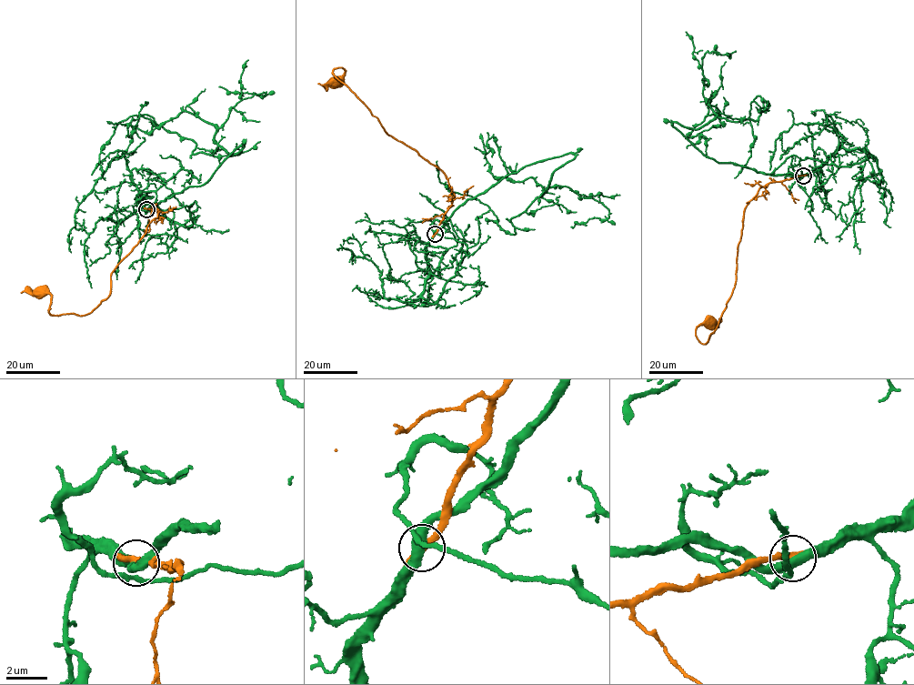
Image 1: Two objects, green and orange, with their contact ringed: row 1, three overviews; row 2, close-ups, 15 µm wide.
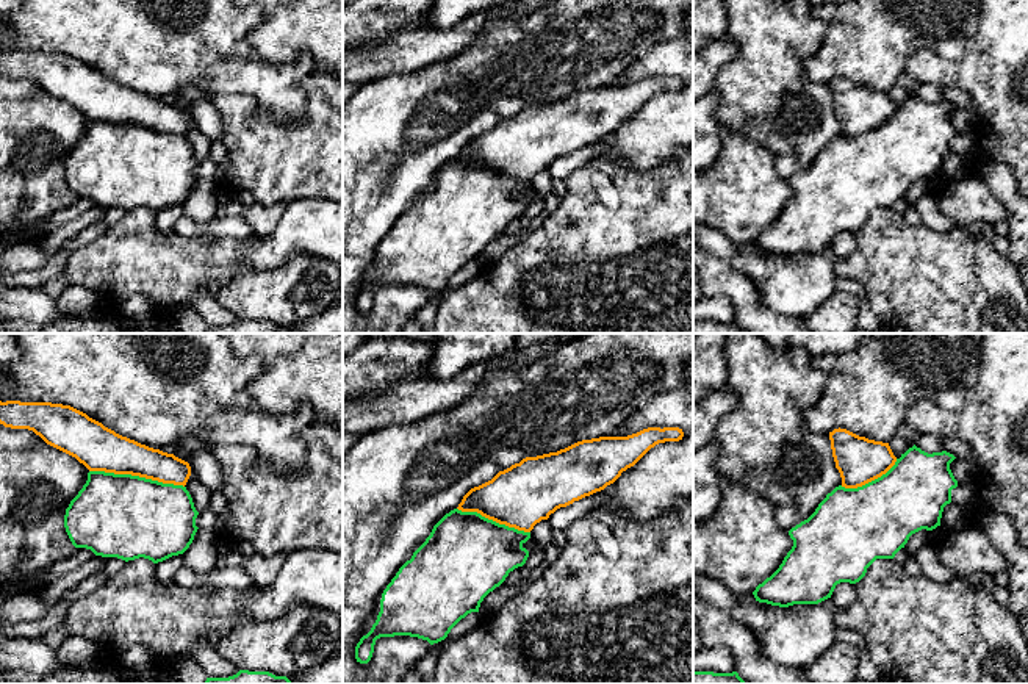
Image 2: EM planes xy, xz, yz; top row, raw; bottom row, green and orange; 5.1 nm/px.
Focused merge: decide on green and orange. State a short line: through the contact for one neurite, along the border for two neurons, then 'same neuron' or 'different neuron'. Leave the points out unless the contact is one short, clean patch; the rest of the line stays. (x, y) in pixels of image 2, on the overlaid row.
same neuron

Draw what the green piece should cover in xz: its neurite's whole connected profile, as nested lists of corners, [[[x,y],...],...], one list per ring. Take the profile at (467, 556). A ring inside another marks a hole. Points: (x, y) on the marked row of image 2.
[[[454,509],[446,513],[383,590],[377,620],[355,646],[357,662],[371,661],[380,637],[410,635],[430,645],[444,640],[462,618],[479,612],[483,598],[499,587],[510,571],[526,563],[529,551],[523,545],[529,538],[530,532],[499,524],[477,512]]]

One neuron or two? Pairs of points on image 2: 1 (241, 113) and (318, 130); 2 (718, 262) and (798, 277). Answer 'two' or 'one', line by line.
1: one
2: two

